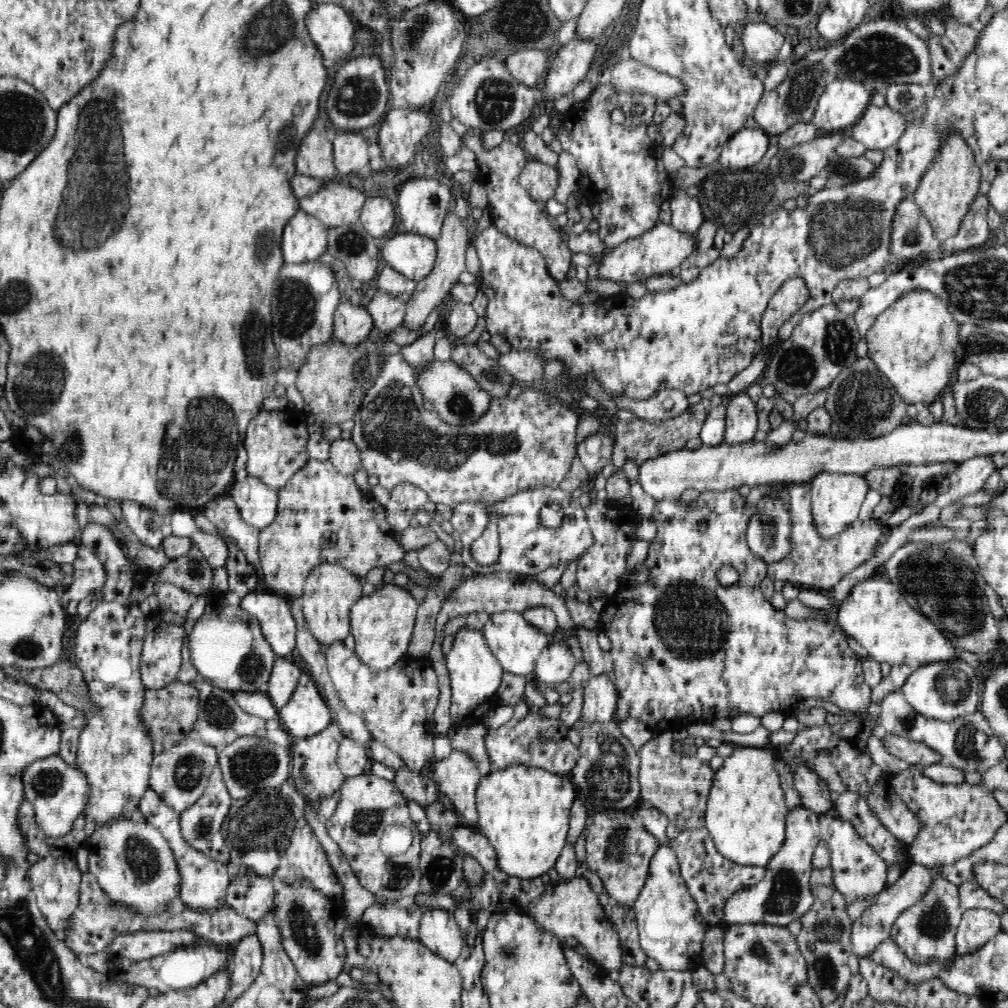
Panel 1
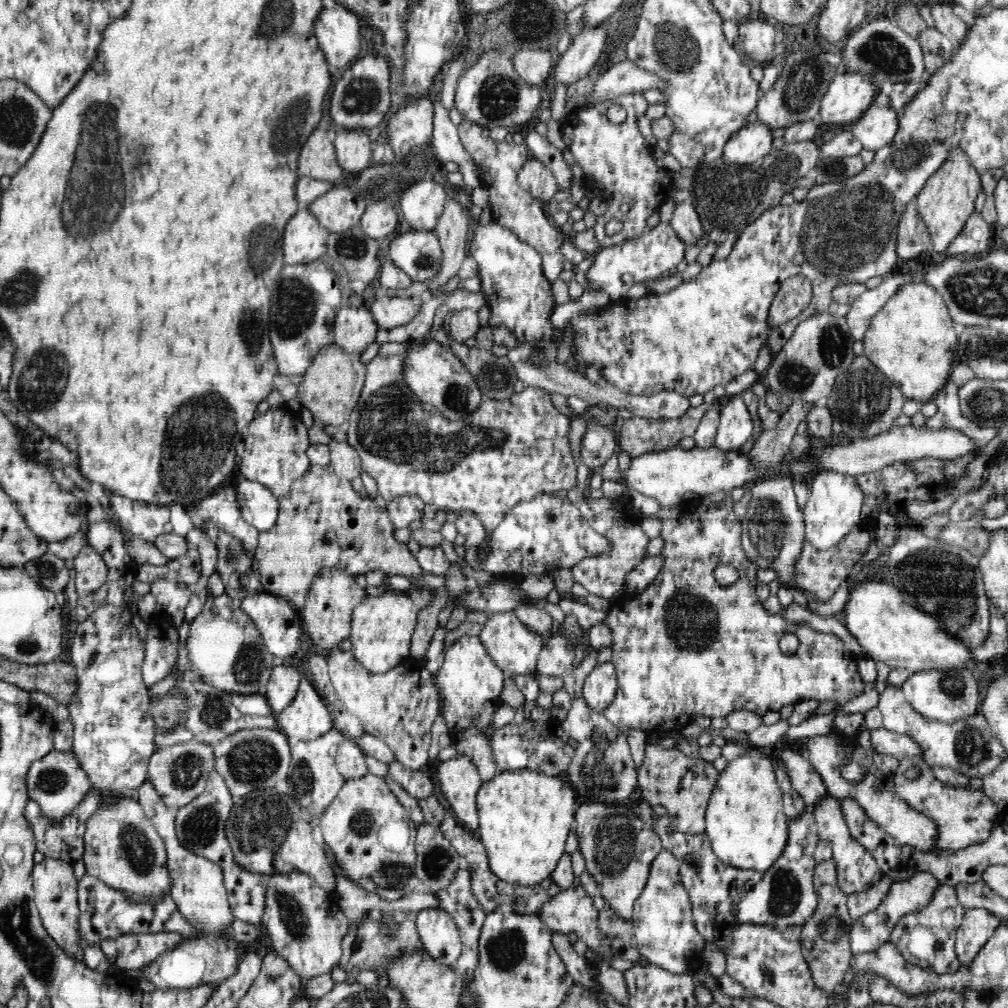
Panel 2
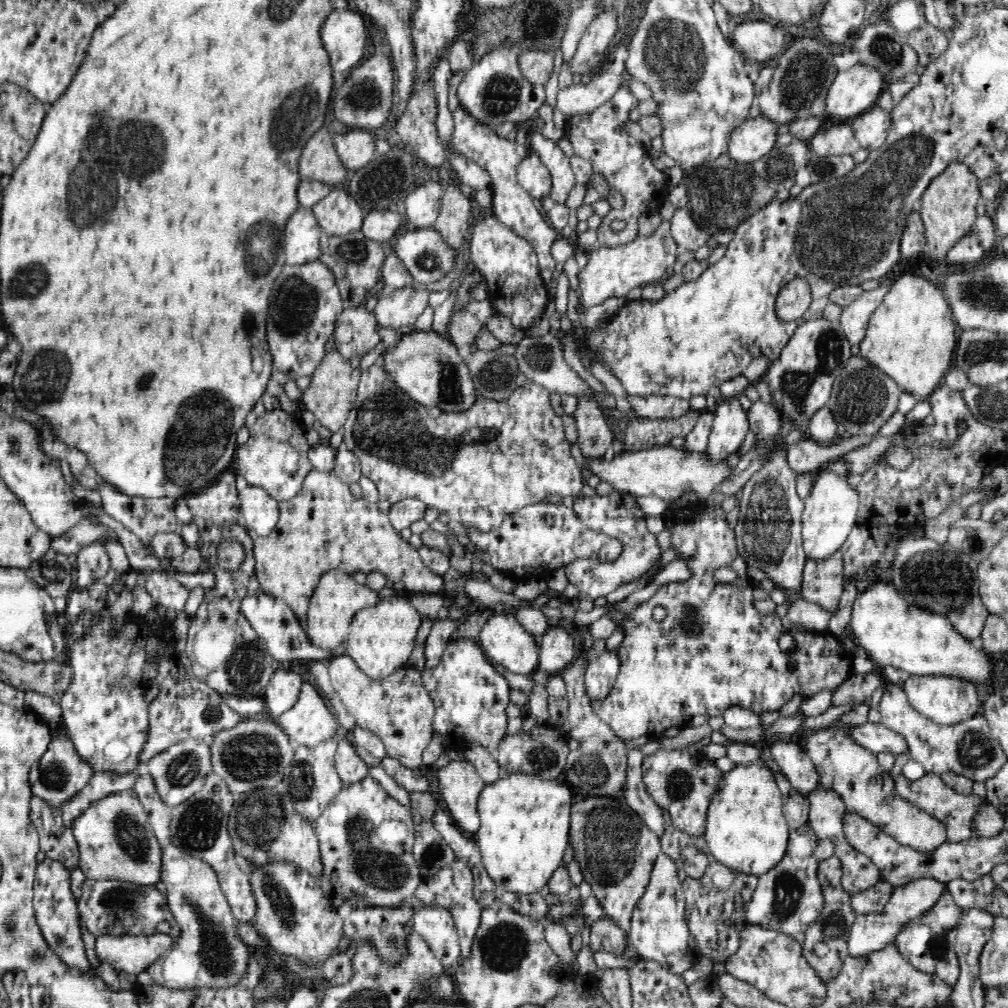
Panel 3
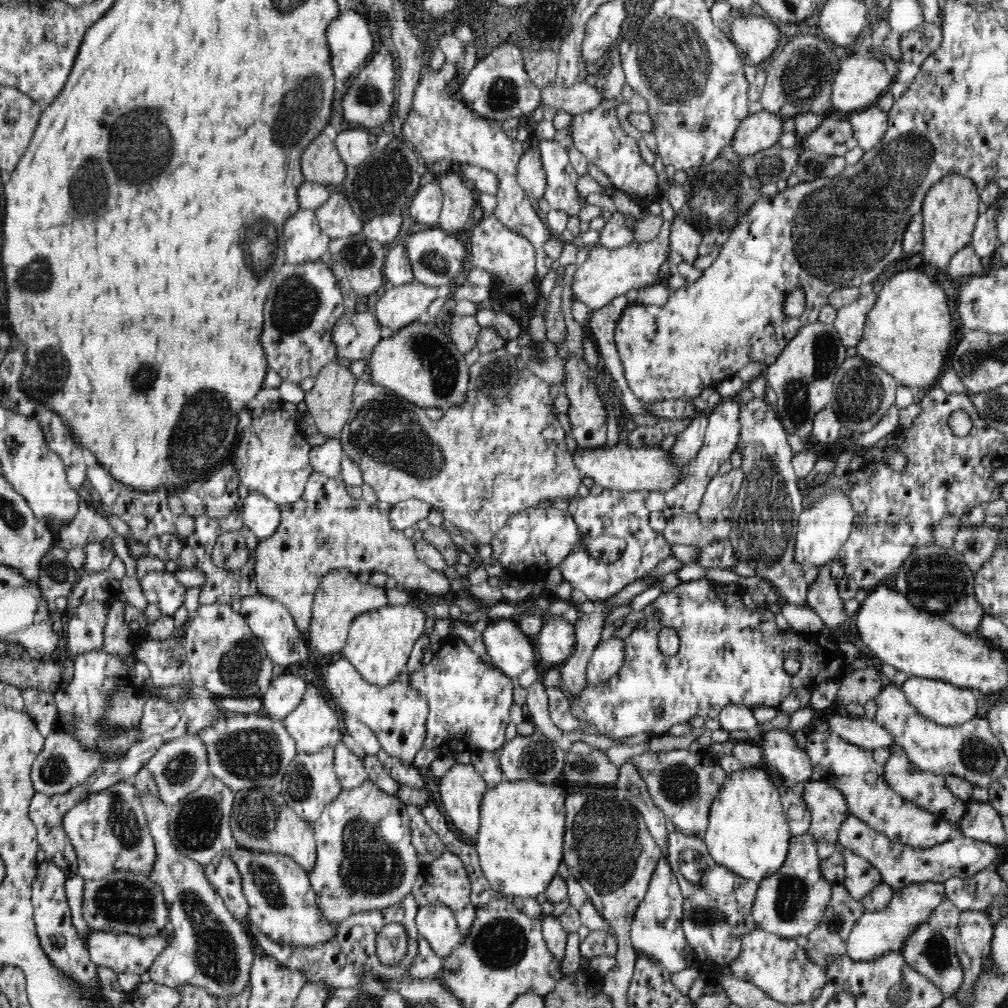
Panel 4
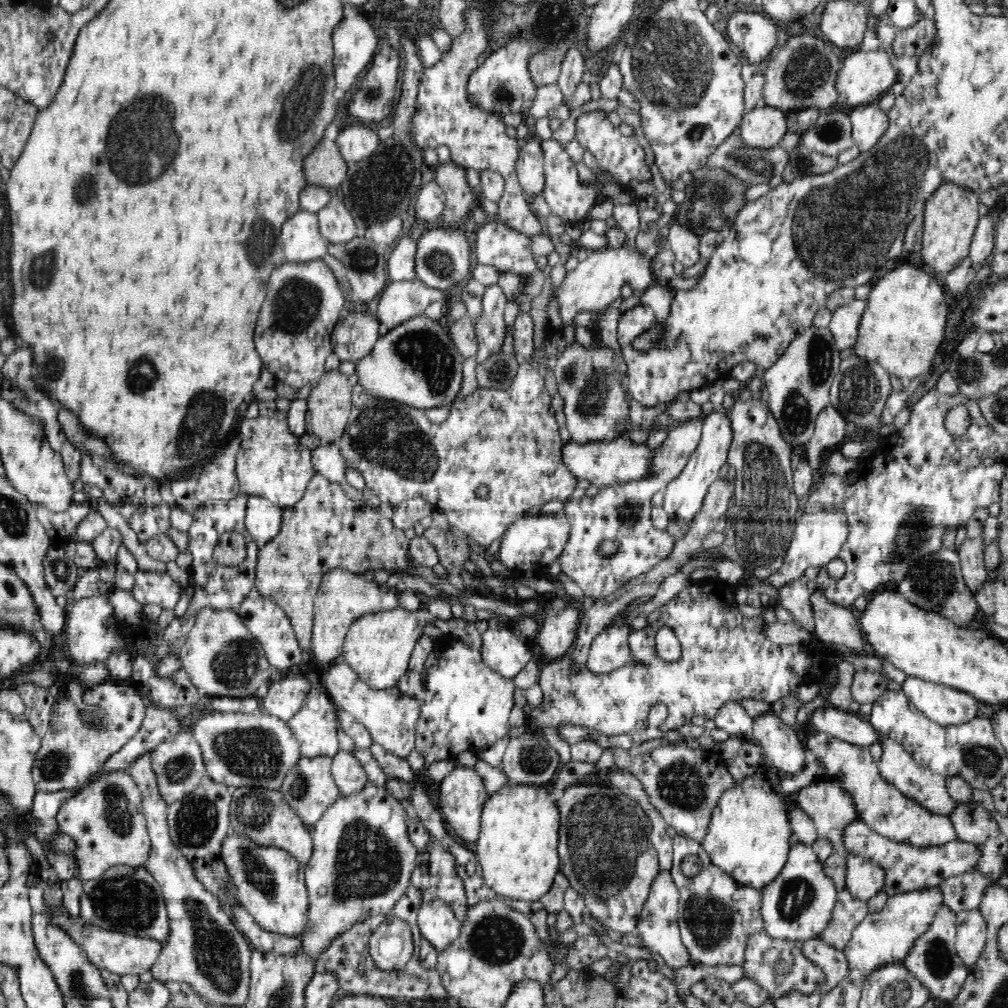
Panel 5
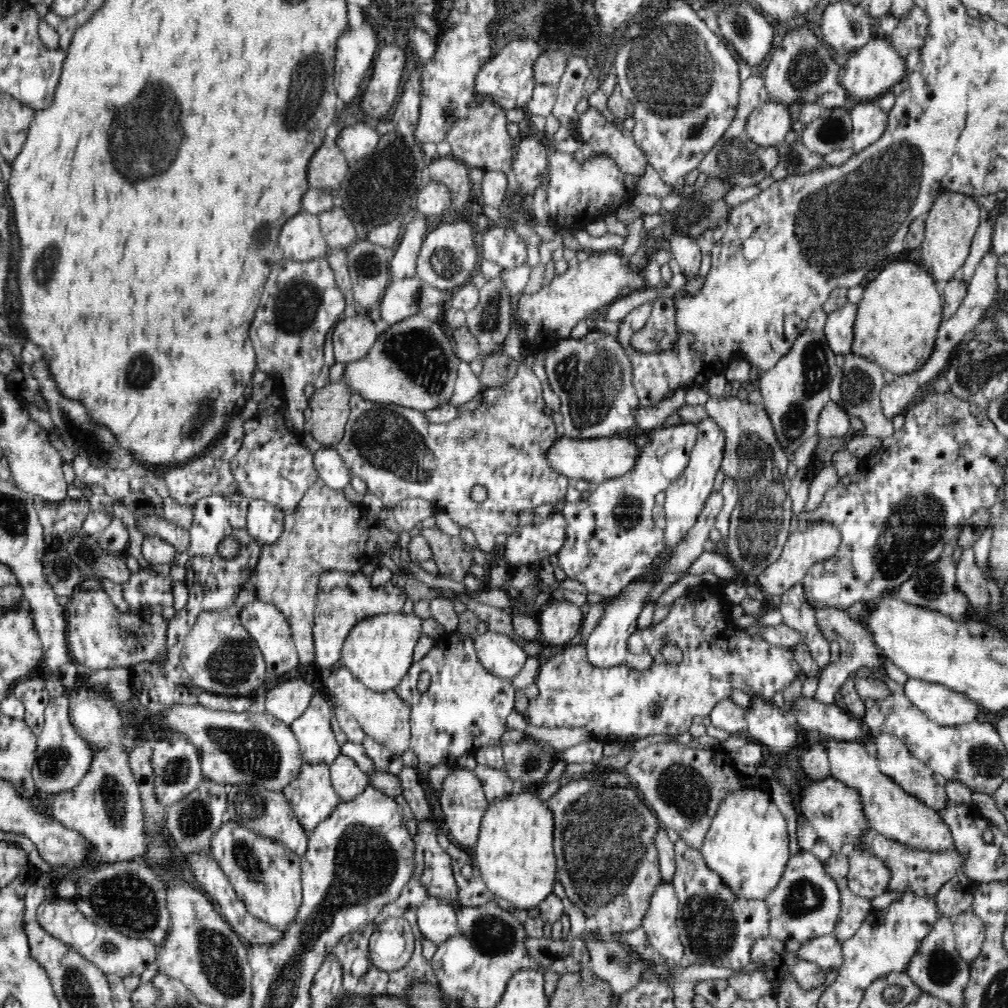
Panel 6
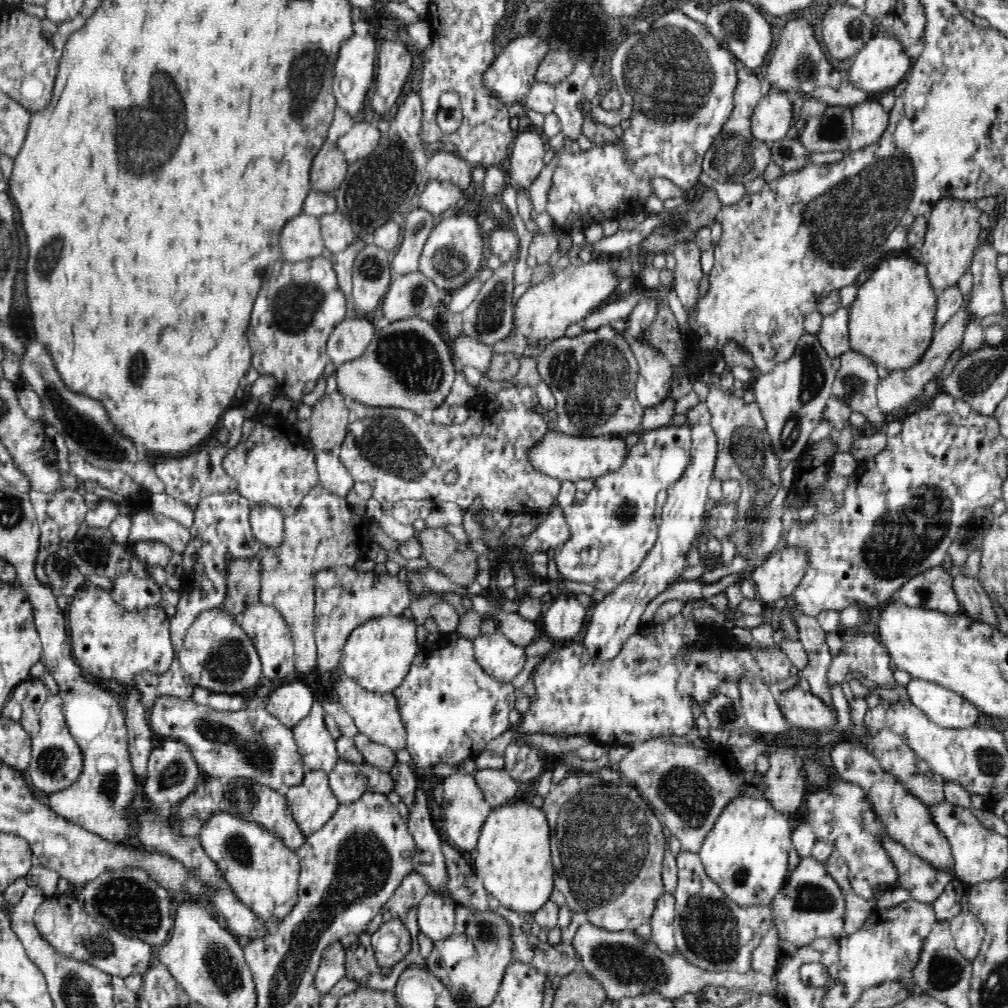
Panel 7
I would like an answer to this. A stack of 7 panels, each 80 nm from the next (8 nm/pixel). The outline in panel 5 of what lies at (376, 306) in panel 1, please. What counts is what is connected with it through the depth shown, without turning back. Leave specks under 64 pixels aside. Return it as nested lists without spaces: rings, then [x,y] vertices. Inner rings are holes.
[[[417,278],[398,282],[392,281],[384,287],[382,296],[380,296],[377,306],[378,321],[385,324],[389,329],[393,329],[395,326],[409,321],[412,317],[424,315],[424,310],[429,304],[444,301],[444,296],[444,290],[430,288]]]

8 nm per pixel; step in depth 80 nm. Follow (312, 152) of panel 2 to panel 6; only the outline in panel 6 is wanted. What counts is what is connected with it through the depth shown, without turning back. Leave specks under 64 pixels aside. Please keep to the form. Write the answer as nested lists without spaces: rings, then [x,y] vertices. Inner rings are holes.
[[[334,123],[325,130],[324,142],[308,162],[307,177],[310,187],[335,192],[348,174],[348,163],[337,145],[340,132],[342,132],[342,126]]]

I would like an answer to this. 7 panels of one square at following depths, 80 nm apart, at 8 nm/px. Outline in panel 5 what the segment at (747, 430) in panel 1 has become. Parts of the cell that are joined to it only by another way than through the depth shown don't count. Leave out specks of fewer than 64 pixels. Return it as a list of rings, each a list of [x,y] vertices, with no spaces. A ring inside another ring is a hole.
[[[726,394],[724,403],[719,410],[714,410],[710,415],[703,416],[704,426],[702,426],[700,444],[688,459],[684,470],[664,488],[664,511],[668,513],[669,520],[674,520],[678,526],[691,522],[702,509],[708,488],[719,478],[718,472],[727,462],[730,446],[734,440],[733,420],[730,419],[730,416],[733,414],[734,405],[737,404],[736,399],[735,394]]]

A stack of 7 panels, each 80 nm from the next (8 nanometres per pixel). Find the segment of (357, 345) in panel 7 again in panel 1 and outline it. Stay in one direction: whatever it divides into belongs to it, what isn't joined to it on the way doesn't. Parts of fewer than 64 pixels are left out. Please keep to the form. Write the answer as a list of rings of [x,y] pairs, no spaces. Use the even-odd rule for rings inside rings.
[[[340,302],[334,312],[333,338],[342,343],[362,343],[373,328],[373,321],[365,306]]]

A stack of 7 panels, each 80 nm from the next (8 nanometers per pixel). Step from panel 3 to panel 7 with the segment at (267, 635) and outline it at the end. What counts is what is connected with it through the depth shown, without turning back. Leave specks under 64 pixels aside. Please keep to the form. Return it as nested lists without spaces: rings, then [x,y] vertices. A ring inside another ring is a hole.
[[[261,601],[256,602],[241,612],[238,623],[245,630],[246,635],[252,639],[252,643],[256,647],[261,659],[263,676],[284,679],[286,674],[296,674],[296,654],[293,639],[291,638],[291,630],[285,618],[274,606],[262,604]]]

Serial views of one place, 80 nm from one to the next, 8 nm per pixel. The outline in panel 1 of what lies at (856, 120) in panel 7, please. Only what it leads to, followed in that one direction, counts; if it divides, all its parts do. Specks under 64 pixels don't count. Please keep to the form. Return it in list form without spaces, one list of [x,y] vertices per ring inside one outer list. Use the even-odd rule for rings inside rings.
[[[870,104],[862,118],[851,127],[852,137],[868,150],[886,150],[897,144],[905,134],[907,120],[887,104],[878,107]]]

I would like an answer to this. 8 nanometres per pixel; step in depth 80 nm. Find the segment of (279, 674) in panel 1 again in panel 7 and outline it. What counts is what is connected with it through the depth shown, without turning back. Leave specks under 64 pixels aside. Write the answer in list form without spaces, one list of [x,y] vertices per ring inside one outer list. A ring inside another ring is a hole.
[[[300,679],[281,684],[269,694],[266,710],[284,726],[294,728],[310,712],[315,696]]]

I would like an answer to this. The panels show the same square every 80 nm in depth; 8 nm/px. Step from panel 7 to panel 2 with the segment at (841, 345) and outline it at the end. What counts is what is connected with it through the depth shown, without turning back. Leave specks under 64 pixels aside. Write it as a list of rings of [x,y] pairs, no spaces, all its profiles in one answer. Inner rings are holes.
[[[902,273],[902,276],[884,276],[879,286],[867,289],[857,296],[845,314],[850,334],[854,340],[863,340],[872,317],[888,302],[902,285],[909,284],[916,276]]]

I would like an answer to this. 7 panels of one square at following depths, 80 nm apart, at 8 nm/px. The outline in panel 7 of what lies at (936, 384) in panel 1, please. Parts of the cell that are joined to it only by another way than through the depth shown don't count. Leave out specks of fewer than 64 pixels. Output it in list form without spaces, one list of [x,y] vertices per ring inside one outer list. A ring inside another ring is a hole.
[[[911,257],[887,258],[871,276],[858,287],[854,302],[849,306],[848,328],[852,350],[866,356],[872,363],[888,371],[906,370],[924,358],[933,339],[936,326],[937,295],[930,284],[926,267]]]

